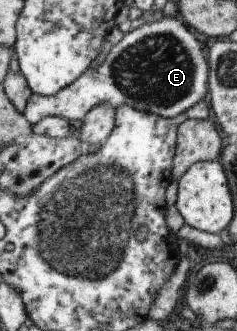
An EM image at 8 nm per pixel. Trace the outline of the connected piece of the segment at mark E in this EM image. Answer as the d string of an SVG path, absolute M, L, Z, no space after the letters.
M161 16L157 20L150 20L137 28L131 29L115 45L101 61L96 70L90 67L80 74L71 84L64 86L56 95L38 97L32 94L27 100L23 111L23 118L31 126L48 115L59 115L67 121L80 120L85 117L93 106L111 106L113 112L121 106L129 106L133 110L141 110L147 114L157 114L161 118L171 118L180 112L191 108L197 101L207 98L208 94L208 66L205 59L206 42L187 27L178 16Z

